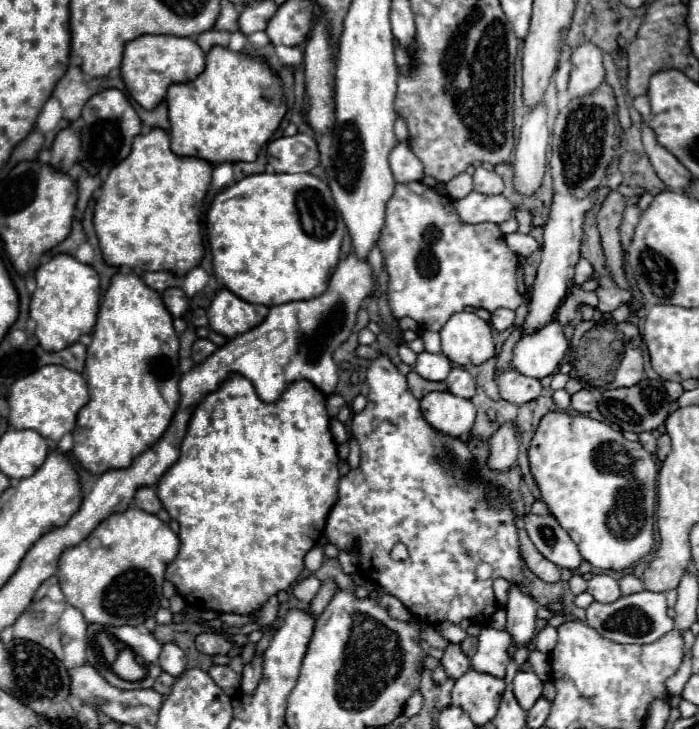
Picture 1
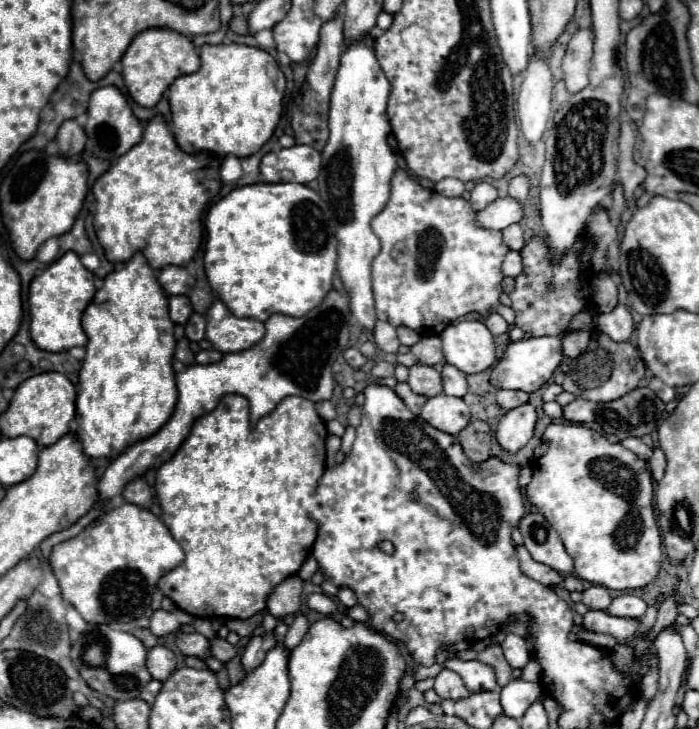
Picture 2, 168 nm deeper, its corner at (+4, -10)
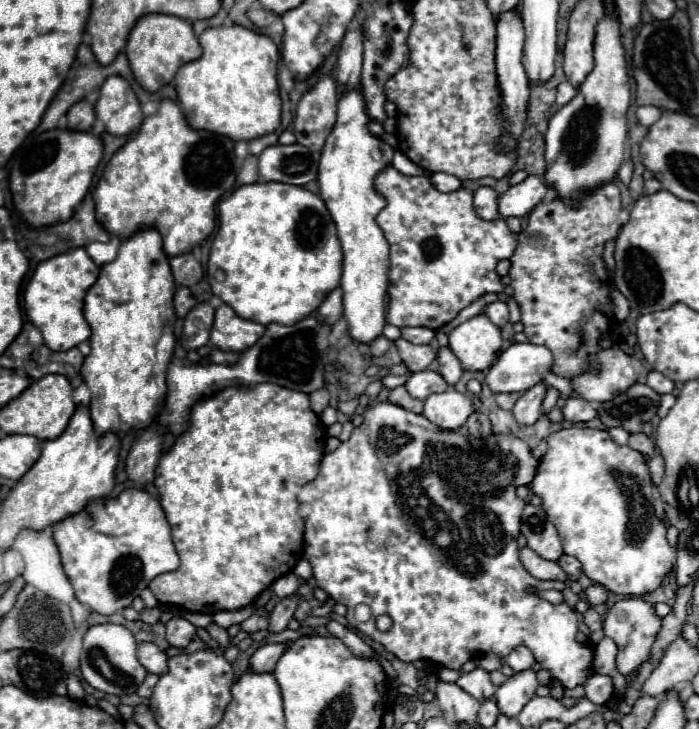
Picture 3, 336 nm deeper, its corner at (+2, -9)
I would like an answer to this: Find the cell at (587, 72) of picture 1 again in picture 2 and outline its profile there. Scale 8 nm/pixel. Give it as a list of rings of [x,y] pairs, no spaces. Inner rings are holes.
[[[578,30],[566,48],[566,54],[562,60],[562,70],[564,70],[566,88],[570,94],[578,94],[590,82],[592,46],[594,46],[592,32]]]

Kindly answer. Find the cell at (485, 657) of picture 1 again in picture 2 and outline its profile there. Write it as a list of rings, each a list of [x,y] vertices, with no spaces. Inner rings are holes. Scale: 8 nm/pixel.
[[[452,656],[452,658],[448,658],[444,662],[444,668],[450,668],[450,670],[458,672],[470,692],[478,692],[478,690],[500,690],[498,682],[496,682],[496,672],[492,670],[492,666],[488,666],[488,664],[480,662],[480,660],[462,662],[456,656]]]

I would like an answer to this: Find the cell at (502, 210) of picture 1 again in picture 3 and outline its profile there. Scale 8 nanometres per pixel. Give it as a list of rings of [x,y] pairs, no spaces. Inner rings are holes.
[[[528,175],[522,183],[510,187],[498,199],[498,211],[506,217],[524,217],[528,215],[540,201],[544,201],[550,187],[538,175]]]

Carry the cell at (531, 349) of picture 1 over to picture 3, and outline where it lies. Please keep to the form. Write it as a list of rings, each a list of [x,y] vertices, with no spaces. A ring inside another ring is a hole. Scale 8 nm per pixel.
[[[512,343],[486,375],[492,393],[524,393],[544,379],[552,367],[552,353],[542,345]]]

